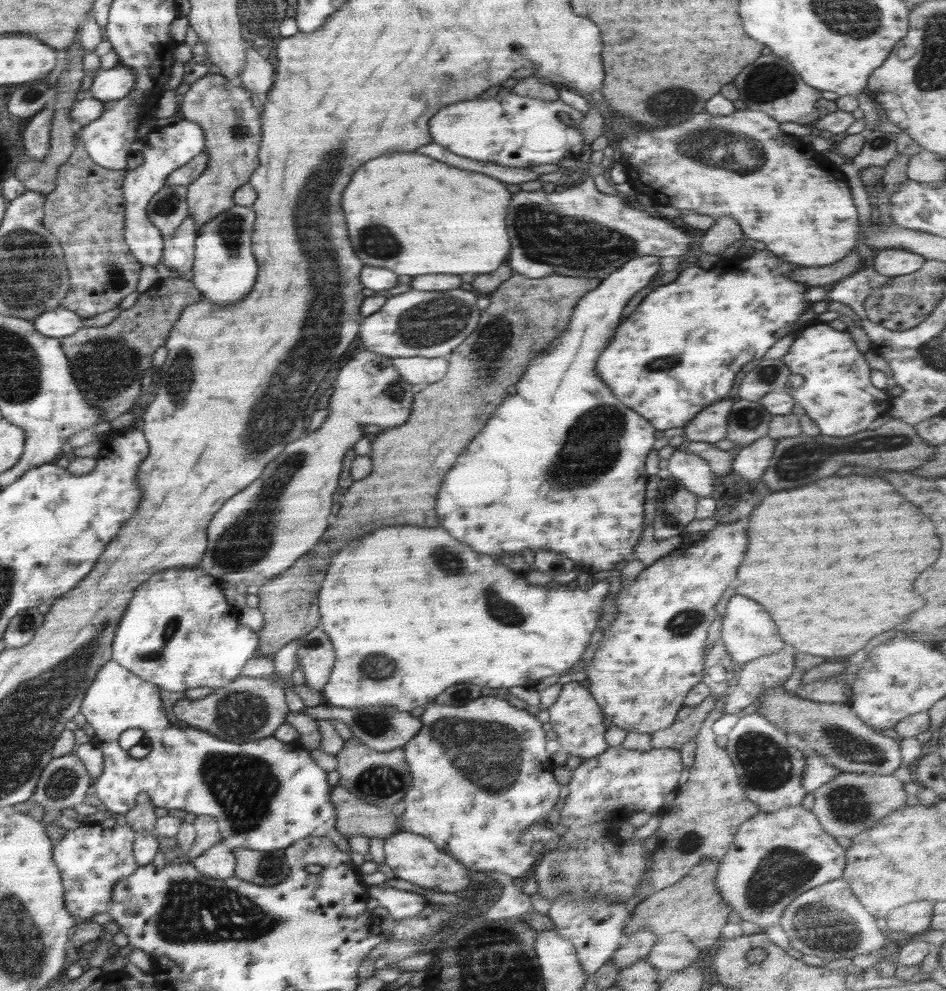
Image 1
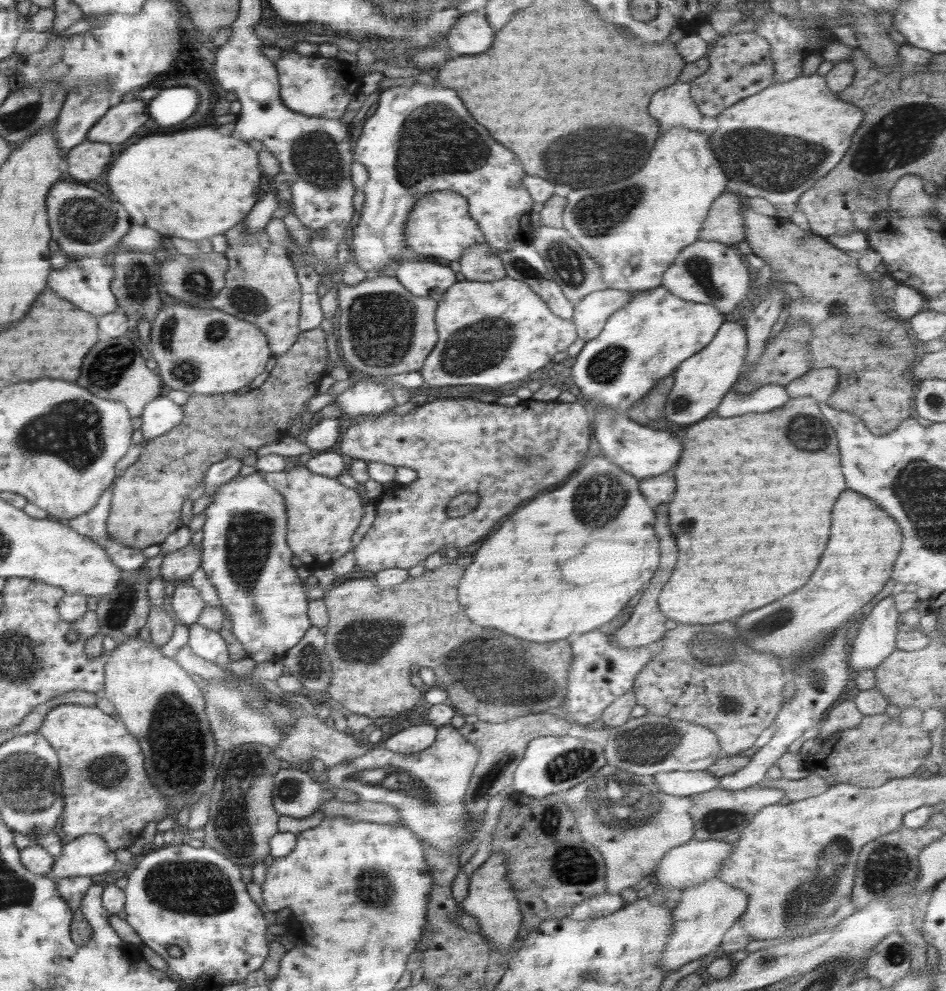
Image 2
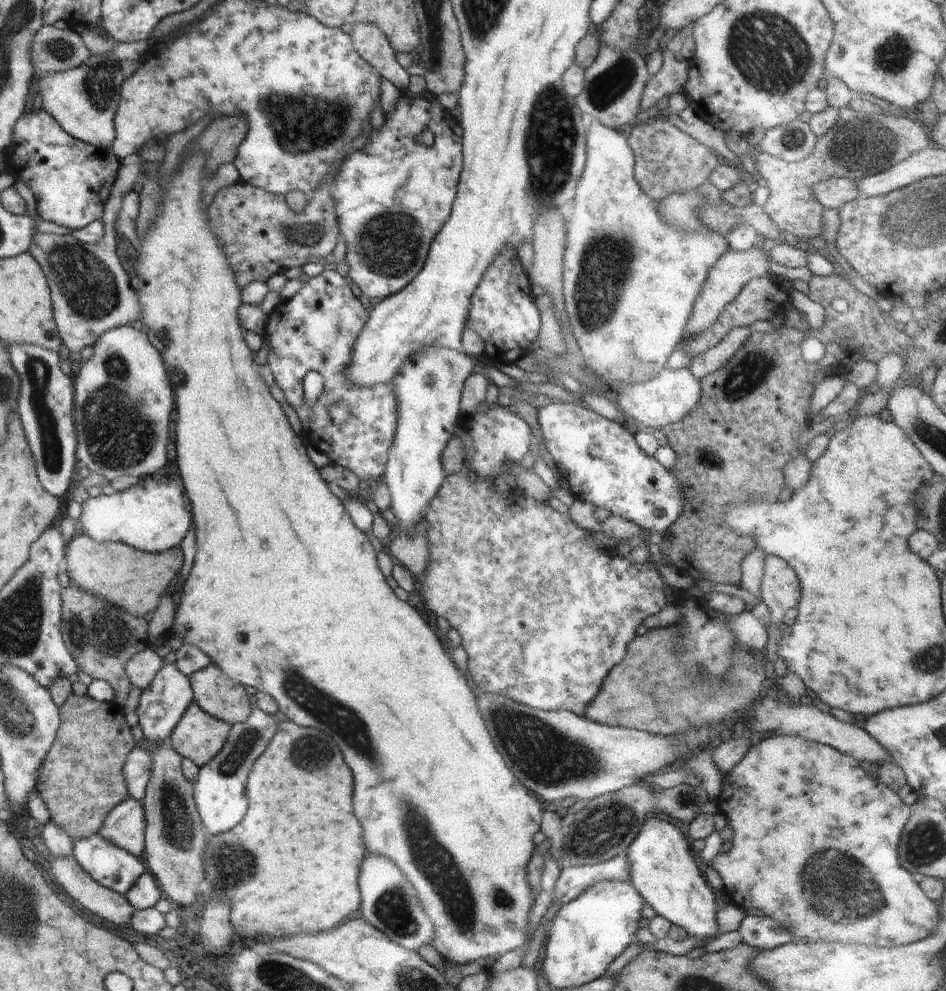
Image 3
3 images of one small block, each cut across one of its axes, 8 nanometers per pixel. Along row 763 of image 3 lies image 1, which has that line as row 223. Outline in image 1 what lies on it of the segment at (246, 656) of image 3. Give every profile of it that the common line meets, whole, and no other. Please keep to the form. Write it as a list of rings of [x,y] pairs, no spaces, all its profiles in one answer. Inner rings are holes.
[[[390,154],[390,156],[378,156],[370,162],[366,162],[364,166],[360,166],[356,170],[356,174],[352,176],[350,184],[346,186],[344,194],[342,194],[342,210],[346,216],[346,228],[348,228],[348,236],[350,236],[350,244],[354,254],[360,258],[362,264],[366,266],[374,266],[376,268],[388,268],[396,274],[408,274],[408,276],[420,276],[420,274],[489,274],[494,272],[508,256],[510,244],[508,244],[508,234],[506,234],[506,222],[504,222],[504,214],[506,214],[506,206],[510,200],[510,192],[504,188],[506,184],[496,178],[478,174],[478,172],[470,172],[470,170],[458,170],[452,166],[446,166],[442,162],[436,162],[428,156],[420,156],[420,154]]]

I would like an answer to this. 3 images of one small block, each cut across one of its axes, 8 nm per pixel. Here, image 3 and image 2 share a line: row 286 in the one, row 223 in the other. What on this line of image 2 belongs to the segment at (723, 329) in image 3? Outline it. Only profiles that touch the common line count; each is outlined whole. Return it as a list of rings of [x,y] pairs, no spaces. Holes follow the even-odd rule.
[[[746,210],[743,215],[744,228],[745,228],[745,241],[748,242],[752,252],[756,256],[760,256],[764,260],[765,264],[771,268],[771,279],[784,279],[788,283],[794,283],[798,286],[802,292],[802,297],[792,299],[791,296],[787,296],[787,301],[783,304],[783,308],[788,310],[788,318],[784,322],[784,329],[776,335],[773,339],[769,337],[767,345],[765,346],[765,353],[761,354],[761,357],[755,364],[751,366],[744,366],[743,370],[739,374],[739,378],[733,384],[731,391],[738,394],[750,394],[756,392],[760,387],[768,384],[776,384],[786,386],[789,382],[795,381],[800,378],[803,374],[806,374],[812,369],[828,368],[831,366],[837,370],[839,374],[839,384],[836,390],[830,395],[827,403],[836,410],[843,410],[849,412],[854,416],[859,416],[860,420],[866,425],[866,429],[872,432],[874,435],[886,435],[896,430],[897,426],[906,419],[915,416],[915,391],[917,382],[912,376],[908,376],[909,368],[918,361],[922,353],[920,352],[919,345],[914,341],[912,332],[906,321],[898,318],[888,316],[885,306],[879,302],[878,290],[875,285],[862,271],[858,268],[858,260],[854,257],[850,257],[846,251],[836,248],[832,243],[828,242],[827,238],[818,236],[811,231],[804,231],[795,225],[788,218],[776,218],[776,217],[765,217],[762,214],[754,214],[750,210]]]

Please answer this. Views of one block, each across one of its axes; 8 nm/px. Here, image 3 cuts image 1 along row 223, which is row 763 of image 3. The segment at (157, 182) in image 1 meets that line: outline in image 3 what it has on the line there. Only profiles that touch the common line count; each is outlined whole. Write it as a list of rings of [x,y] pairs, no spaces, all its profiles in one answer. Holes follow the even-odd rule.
[[[137,746],[123,767],[130,798],[141,803],[146,798],[147,784],[151,782],[152,752],[146,746]]]

